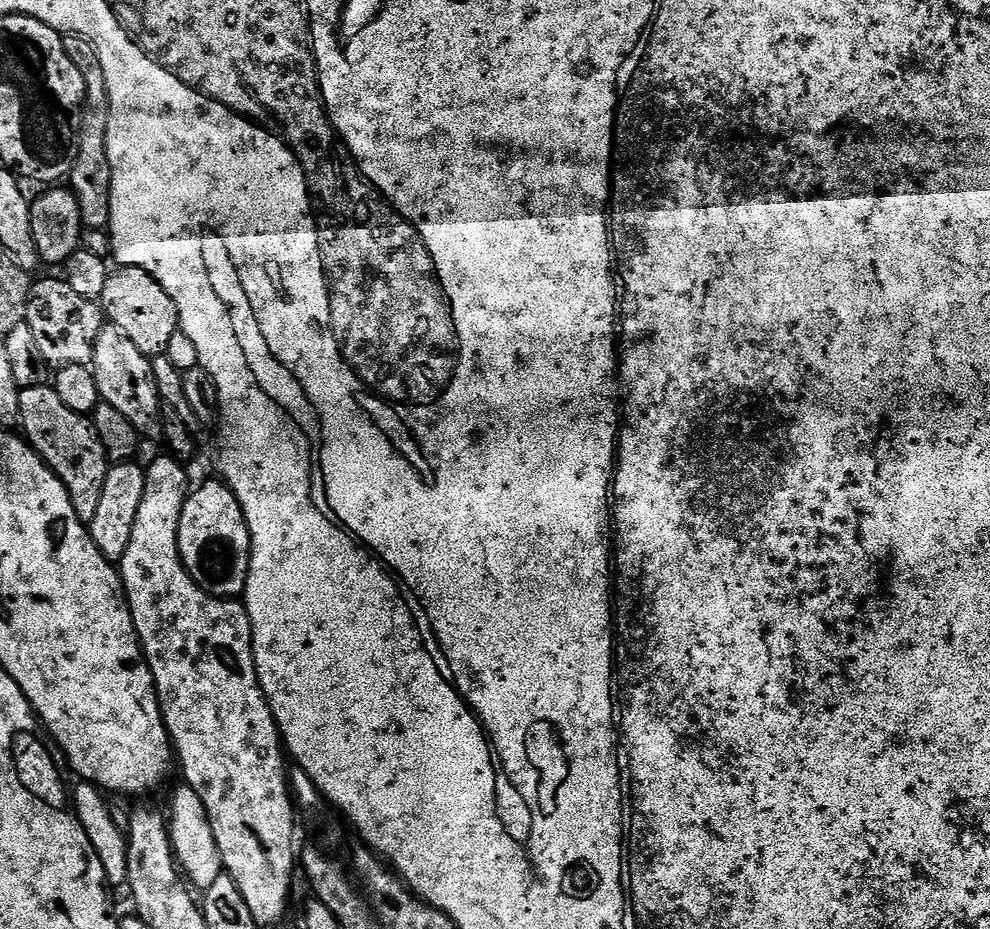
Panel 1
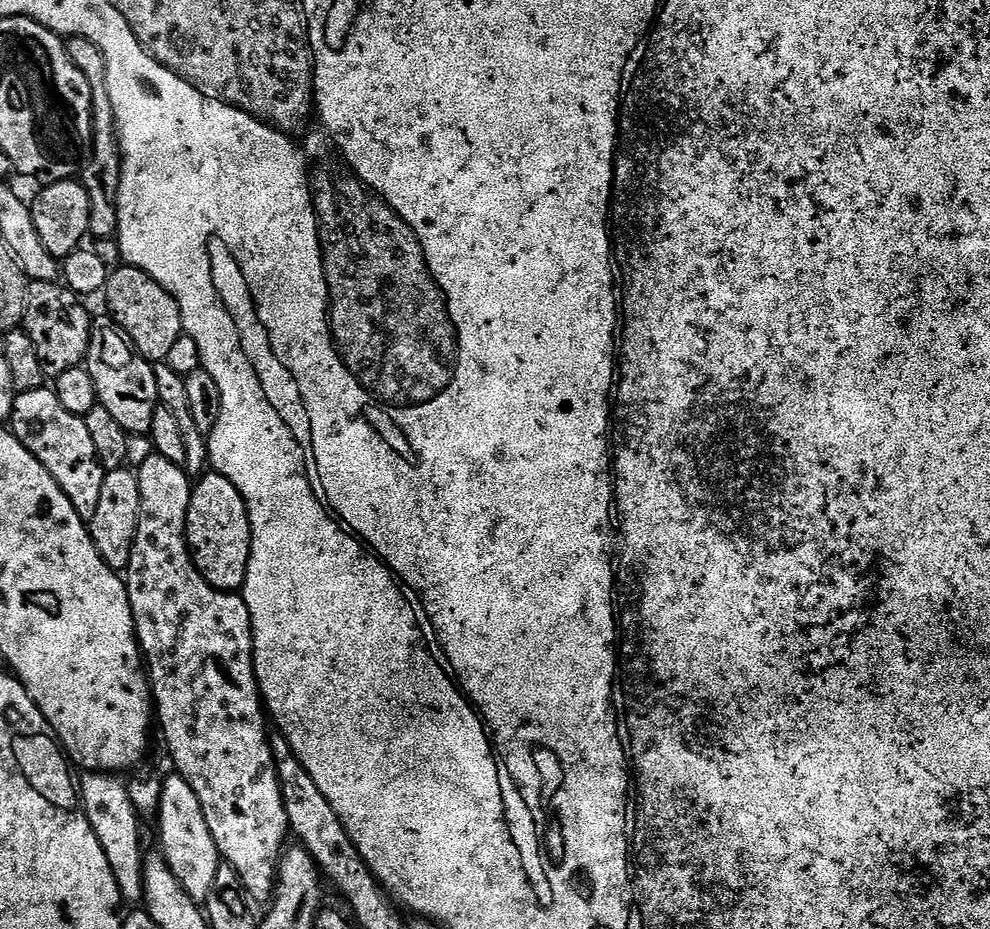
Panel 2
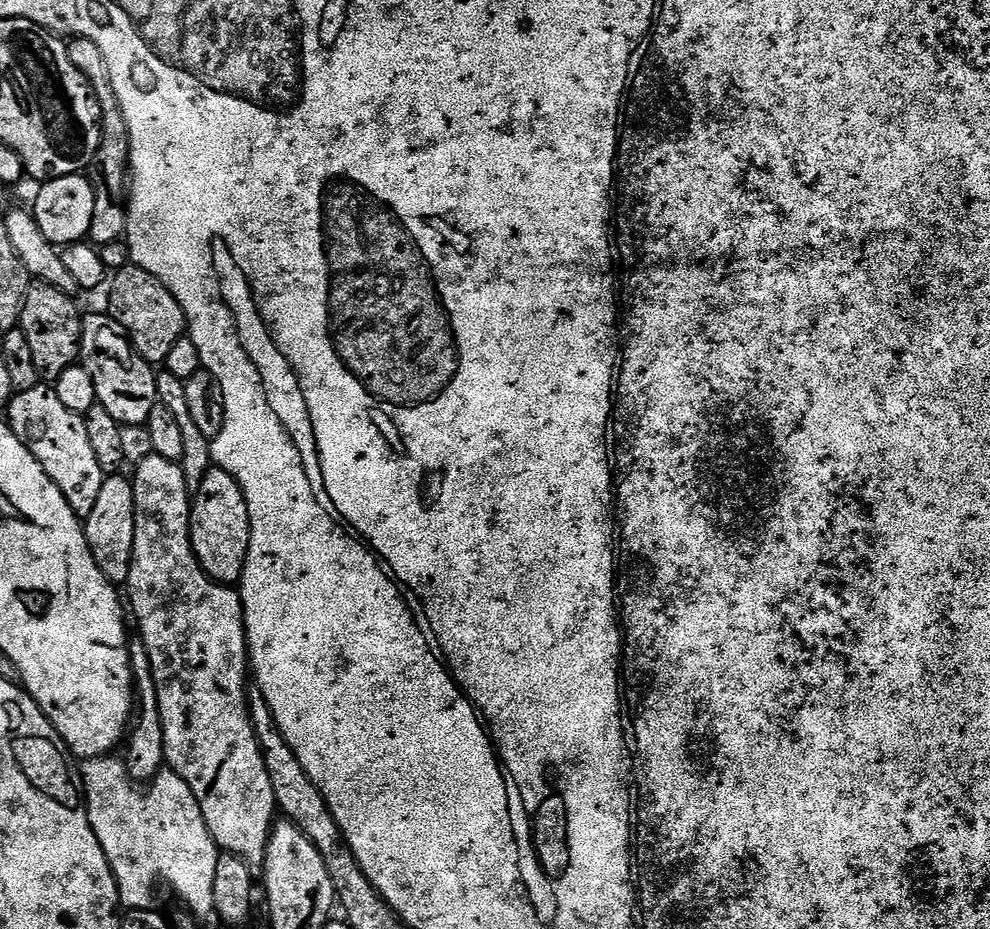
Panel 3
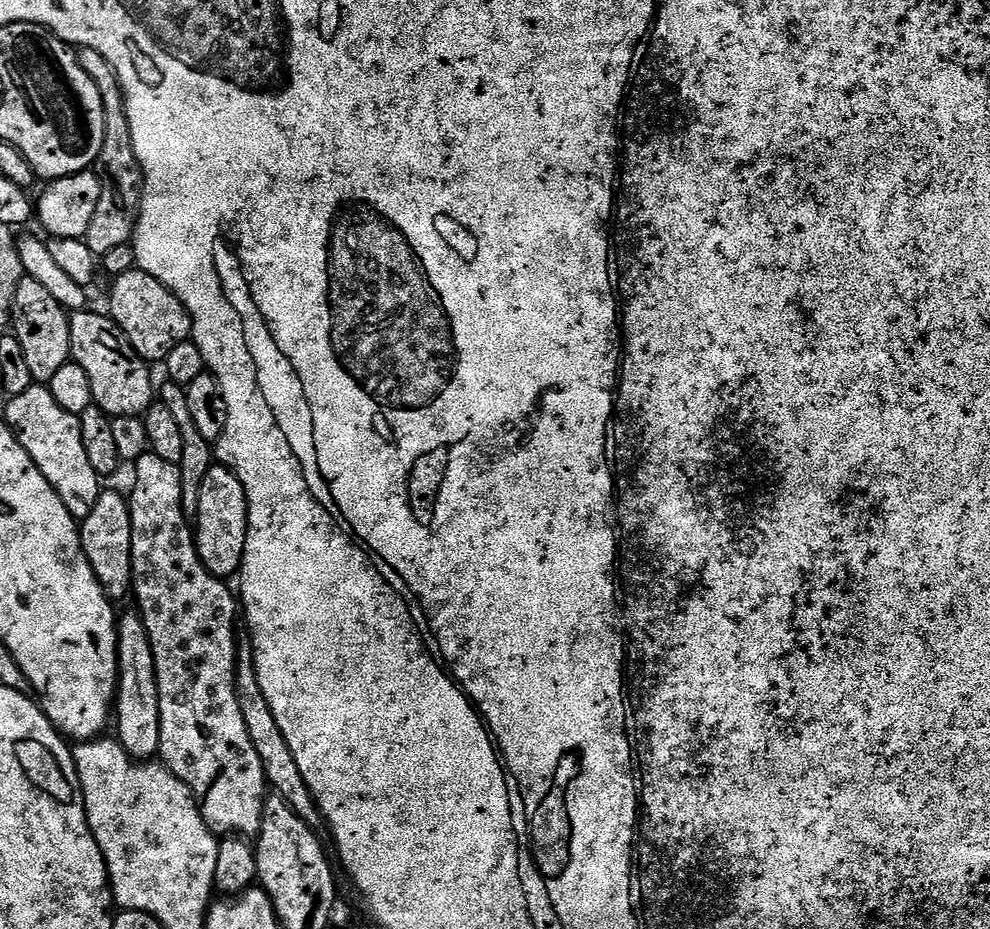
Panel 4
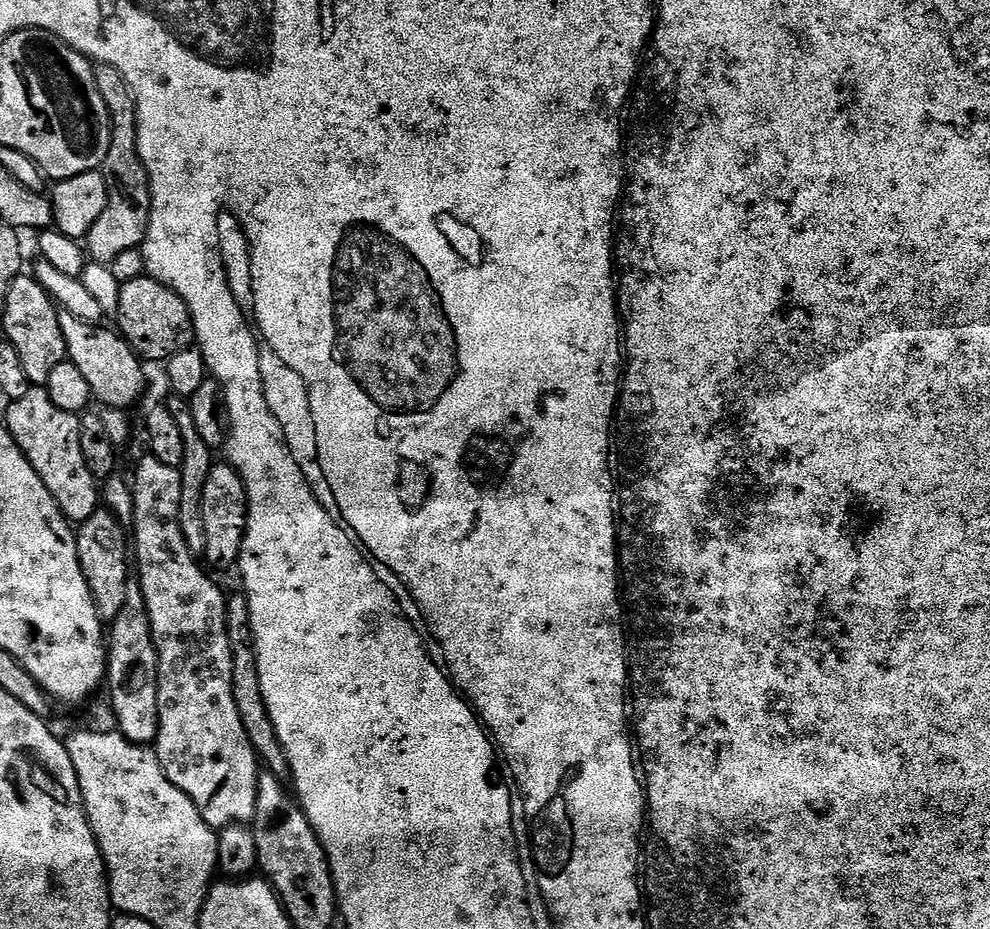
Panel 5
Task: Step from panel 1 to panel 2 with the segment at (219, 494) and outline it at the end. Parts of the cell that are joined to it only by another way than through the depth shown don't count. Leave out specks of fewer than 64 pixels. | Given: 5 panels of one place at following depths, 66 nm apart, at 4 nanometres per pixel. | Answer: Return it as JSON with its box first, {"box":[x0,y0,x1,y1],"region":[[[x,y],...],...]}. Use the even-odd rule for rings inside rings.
{"box":[186,470,252,593],"region":[[[208,470],[195,481],[186,522],[186,538],[194,566],[198,574],[210,582],[210,586],[220,592],[239,593],[243,589],[252,553],[252,527],[246,502],[230,478]]]}

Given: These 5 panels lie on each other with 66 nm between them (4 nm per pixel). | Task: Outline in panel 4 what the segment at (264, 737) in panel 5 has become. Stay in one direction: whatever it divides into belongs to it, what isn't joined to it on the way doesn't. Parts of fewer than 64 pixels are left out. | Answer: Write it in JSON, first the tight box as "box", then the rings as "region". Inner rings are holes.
{"box":[236,634,326,830],"region":[[[244,634],[236,642],[236,693],[238,694],[238,710],[242,710],[242,722],[246,722],[246,734],[250,734],[250,742],[254,742],[254,750],[258,750],[258,758],[262,758],[264,779],[275,795],[280,796],[308,825],[317,830],[325,827],[326,821],[320,814],[314,794],[310,794],[310,786],[306,786],[306,778],[302,778],[302,770],[298,770],[298,762],[294,762],[294,754],[290,754],[290,746],[286,746],[286,738],[282,738],[282,729],[274,719],[270,710],[270,702],[266,702],[266,694],[262,694],[262,686],[258,682],[258,670],[254,666],[252,638]]]}

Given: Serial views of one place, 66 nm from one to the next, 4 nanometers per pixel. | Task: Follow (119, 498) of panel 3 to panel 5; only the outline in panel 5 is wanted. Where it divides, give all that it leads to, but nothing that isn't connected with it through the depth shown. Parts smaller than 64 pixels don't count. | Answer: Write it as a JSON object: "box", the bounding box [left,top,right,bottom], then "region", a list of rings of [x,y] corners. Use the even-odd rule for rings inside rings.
{"box":[76,506,130,622],"region":[[[101,506],[94,514],[90,514],[90,518],[86,518],[84,524],[79,525],[76,545],[78,562],[92,591],[101,620],[110,622],[118,618],[118,610],[122,610],[122,605],[126,603],[130,579],[130,536],[125,525],[107,507]]]}

